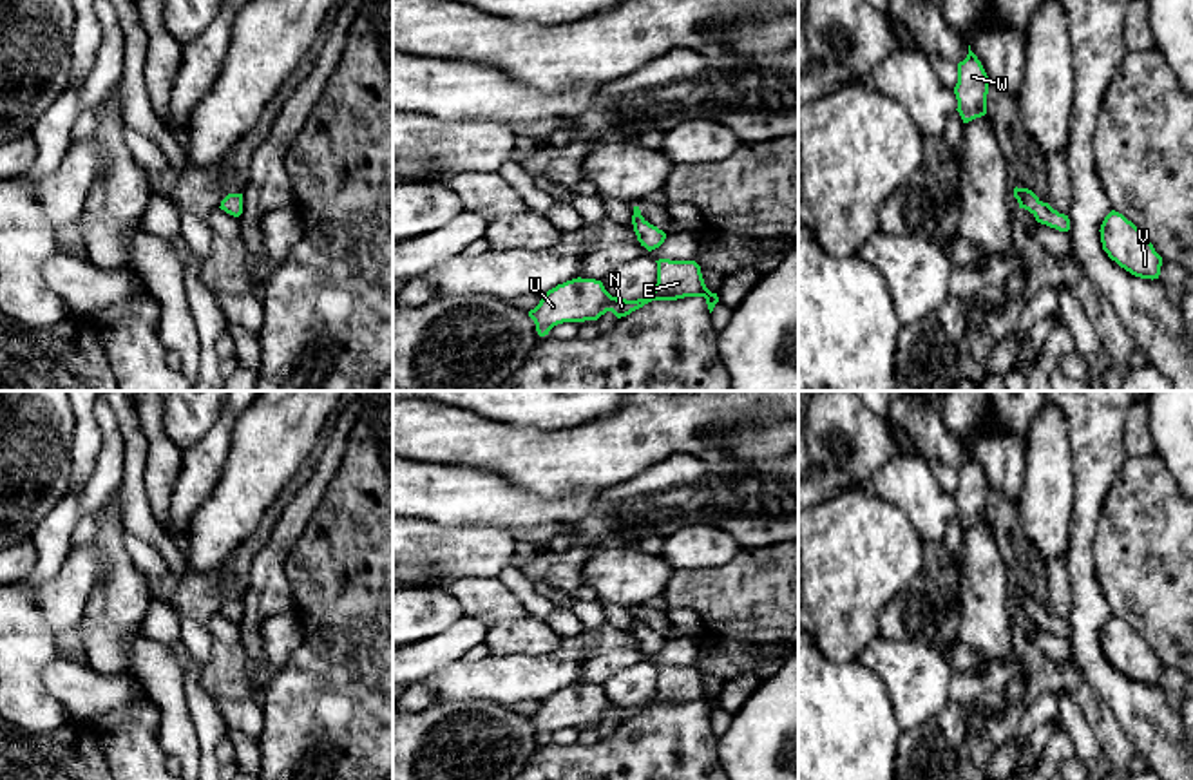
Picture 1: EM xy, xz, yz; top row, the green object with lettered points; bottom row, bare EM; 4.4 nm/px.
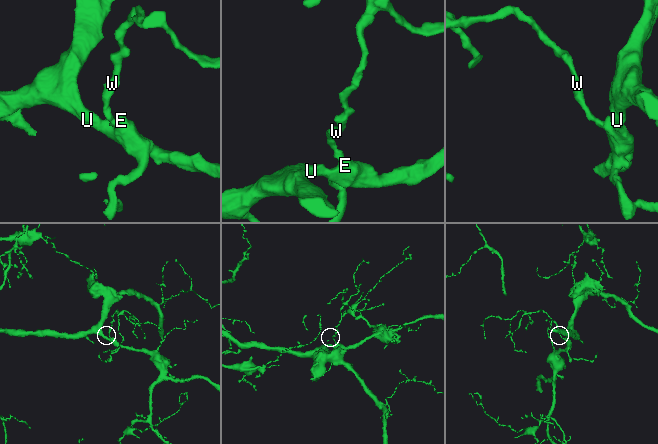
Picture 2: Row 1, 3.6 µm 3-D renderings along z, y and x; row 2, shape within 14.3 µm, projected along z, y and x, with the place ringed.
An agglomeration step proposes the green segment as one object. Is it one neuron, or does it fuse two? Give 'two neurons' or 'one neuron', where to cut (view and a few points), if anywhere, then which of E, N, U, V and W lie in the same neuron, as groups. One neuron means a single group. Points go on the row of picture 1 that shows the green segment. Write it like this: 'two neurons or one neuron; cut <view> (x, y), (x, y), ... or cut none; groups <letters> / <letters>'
one neuron; cut none; groups E N U V W

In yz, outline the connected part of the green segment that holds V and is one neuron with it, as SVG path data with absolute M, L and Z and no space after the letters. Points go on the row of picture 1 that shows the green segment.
M1112 210L1101 224L1102 250L1121 268L1141 279L1159 279L1162 257L1144 233L1122 214Z

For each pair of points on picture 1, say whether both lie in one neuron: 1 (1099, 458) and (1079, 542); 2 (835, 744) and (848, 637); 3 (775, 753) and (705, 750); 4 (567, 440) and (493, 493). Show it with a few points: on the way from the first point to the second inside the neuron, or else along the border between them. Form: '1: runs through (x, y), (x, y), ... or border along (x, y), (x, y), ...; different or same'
1: runs through (1092, 478), (1085, 522); same
2: border along (817, 646), (831, 661), (857, 661); different
3: border along (717, 739), (719, 760); different
4: border along (469, 466), (495, 471), (547, 500); different

